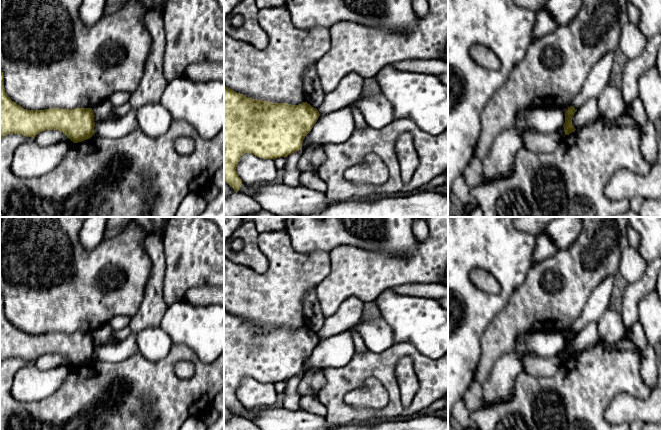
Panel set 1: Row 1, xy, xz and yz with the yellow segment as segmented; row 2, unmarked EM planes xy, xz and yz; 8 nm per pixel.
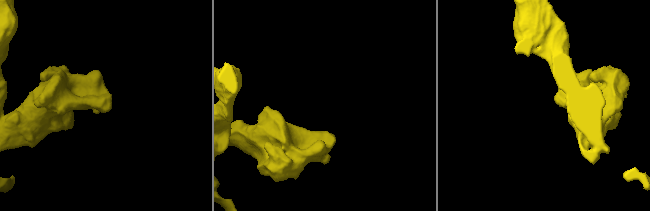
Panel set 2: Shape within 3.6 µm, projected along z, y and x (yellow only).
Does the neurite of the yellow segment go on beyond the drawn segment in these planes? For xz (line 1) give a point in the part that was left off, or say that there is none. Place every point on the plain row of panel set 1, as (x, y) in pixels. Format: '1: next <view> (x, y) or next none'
1: next none

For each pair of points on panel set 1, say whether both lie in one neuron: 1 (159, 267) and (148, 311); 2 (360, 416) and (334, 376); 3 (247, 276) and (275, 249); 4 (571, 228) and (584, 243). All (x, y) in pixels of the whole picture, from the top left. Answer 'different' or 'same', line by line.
1: same
2: same
3: same
4: different

